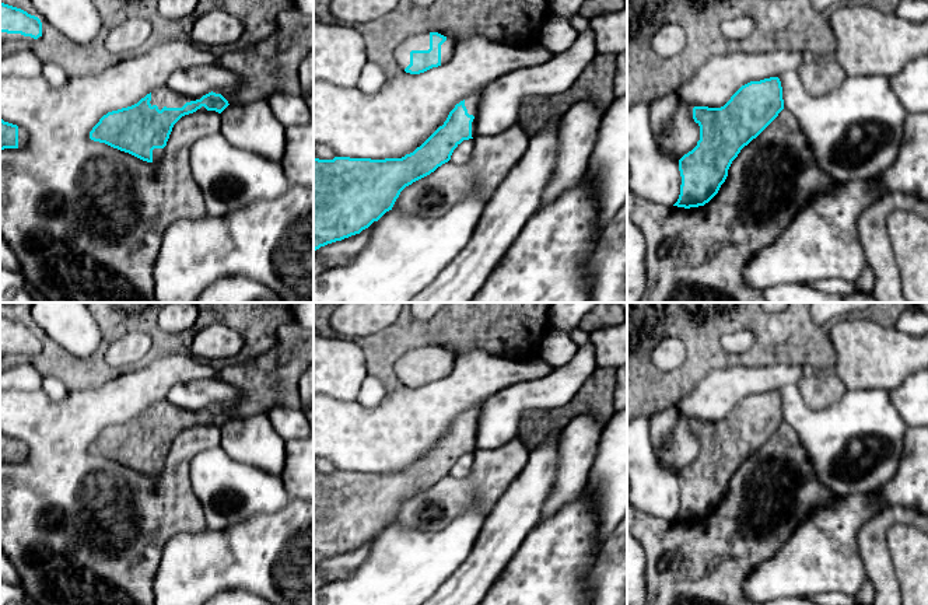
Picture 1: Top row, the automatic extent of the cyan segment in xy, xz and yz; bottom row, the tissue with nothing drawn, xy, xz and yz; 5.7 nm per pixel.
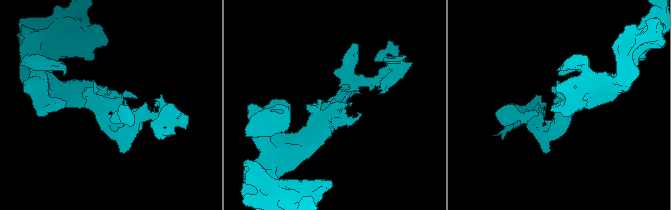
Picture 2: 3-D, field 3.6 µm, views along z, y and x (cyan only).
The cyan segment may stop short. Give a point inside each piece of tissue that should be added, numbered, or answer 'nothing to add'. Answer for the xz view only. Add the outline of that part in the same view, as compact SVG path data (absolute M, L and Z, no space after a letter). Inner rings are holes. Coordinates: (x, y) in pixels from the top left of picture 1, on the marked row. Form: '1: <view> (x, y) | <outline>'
1: xz (420, 41) | M420 32L400 42L393 52L393 57L398 66L402 70L405 70L410 64L412 50L428 50L428 49L430 49L430 32Z
2: xz (472, 102) | M481 87L477 92L469 95L465 99L465 106L467 109L467 113L474 116L474 119L472 122L472 137L476 136L476 125L477 125L477 119L479 119L479 105L480 105L481 94L484 90L486 90L486 87Z

